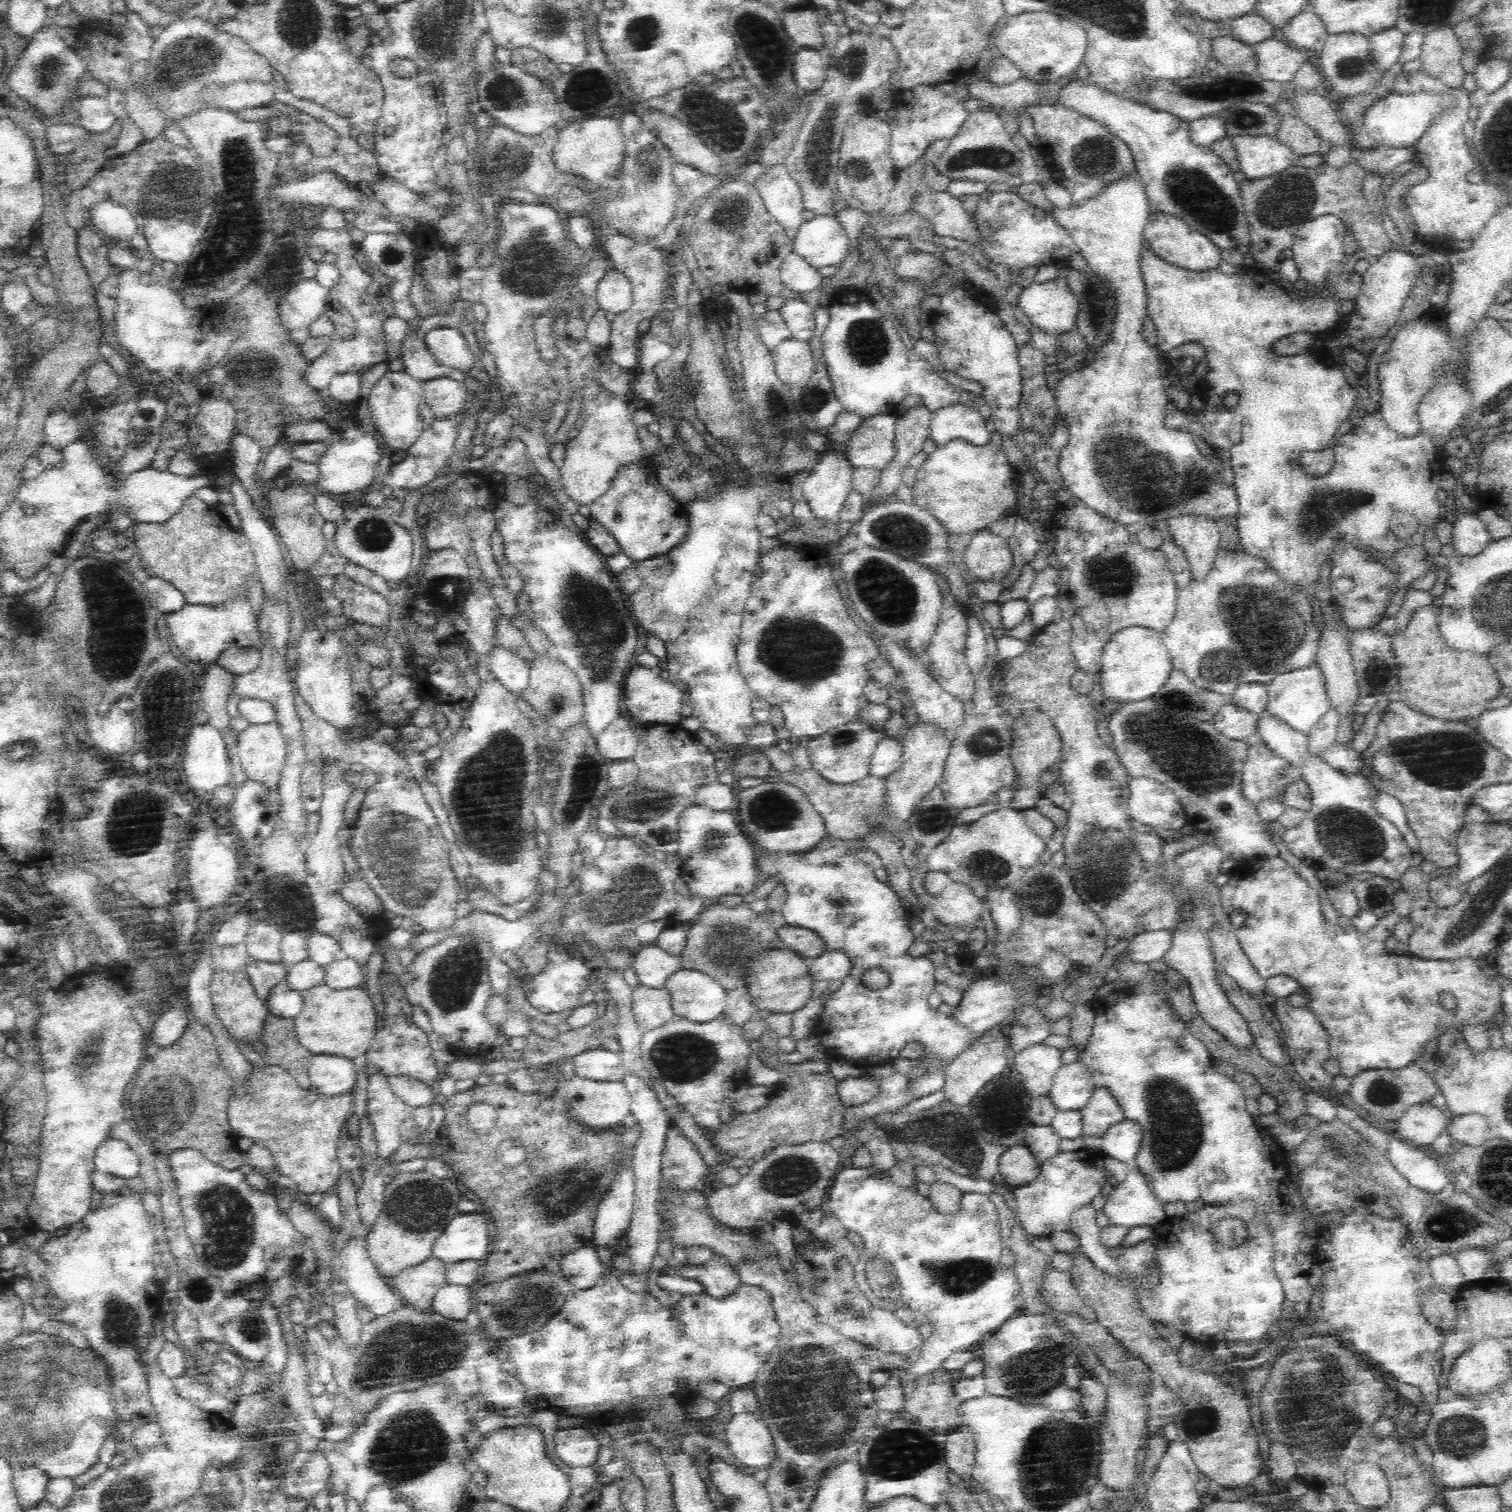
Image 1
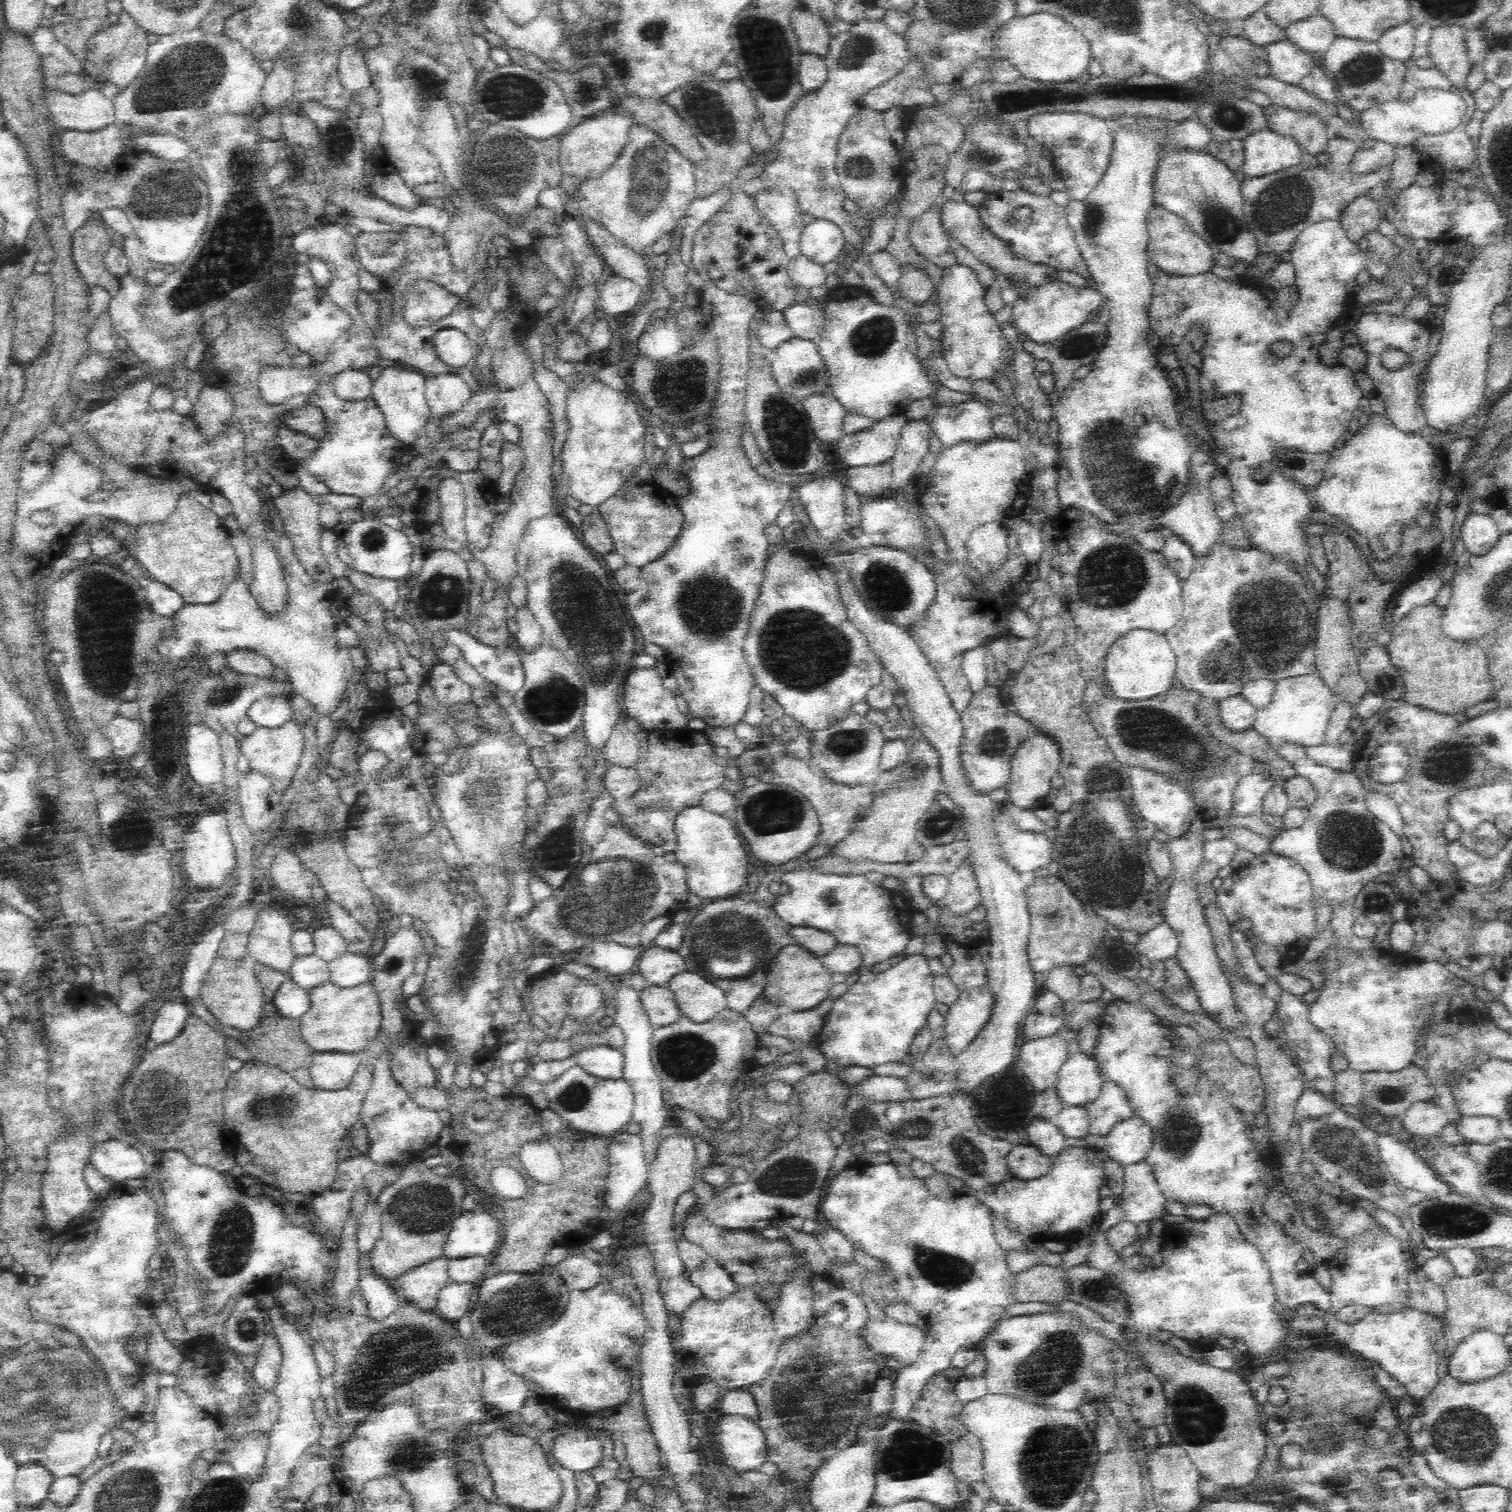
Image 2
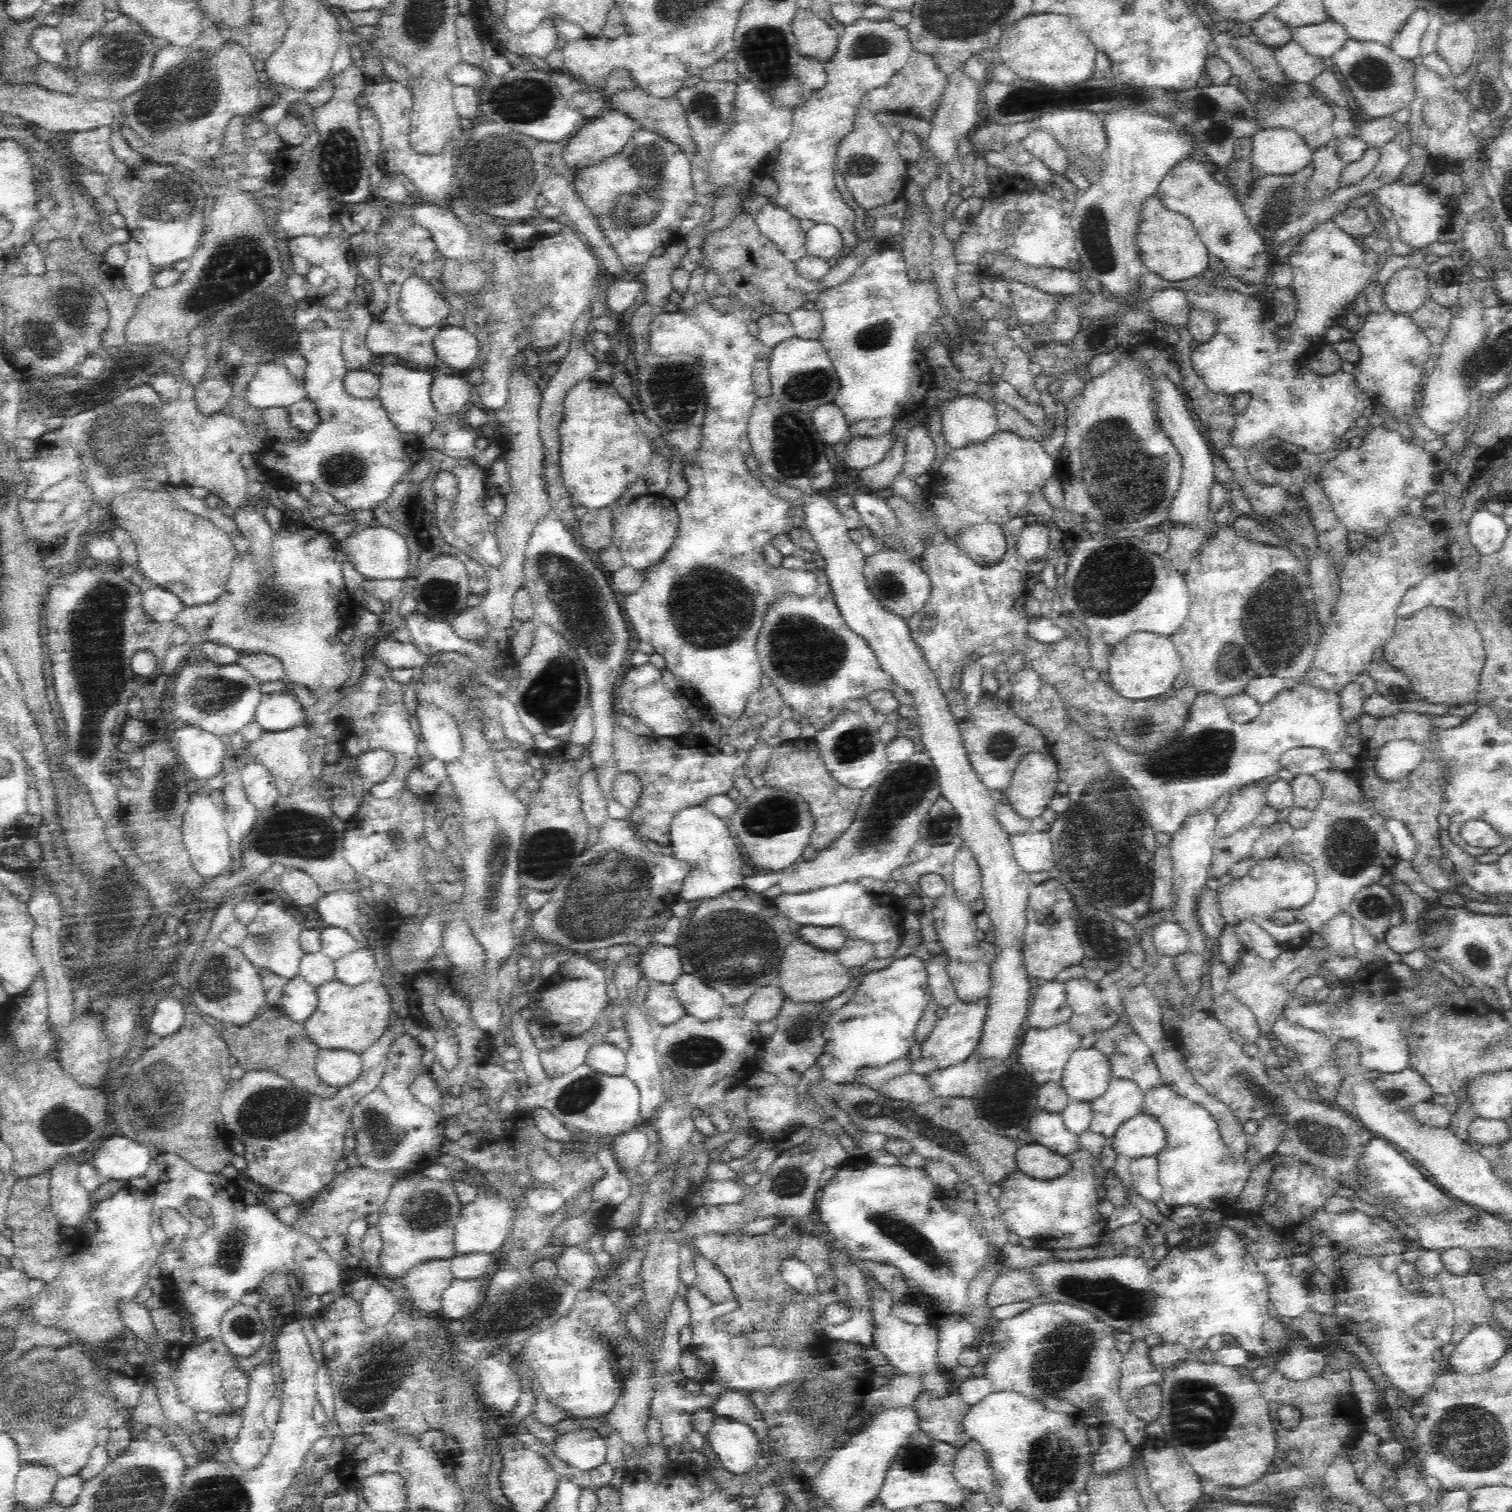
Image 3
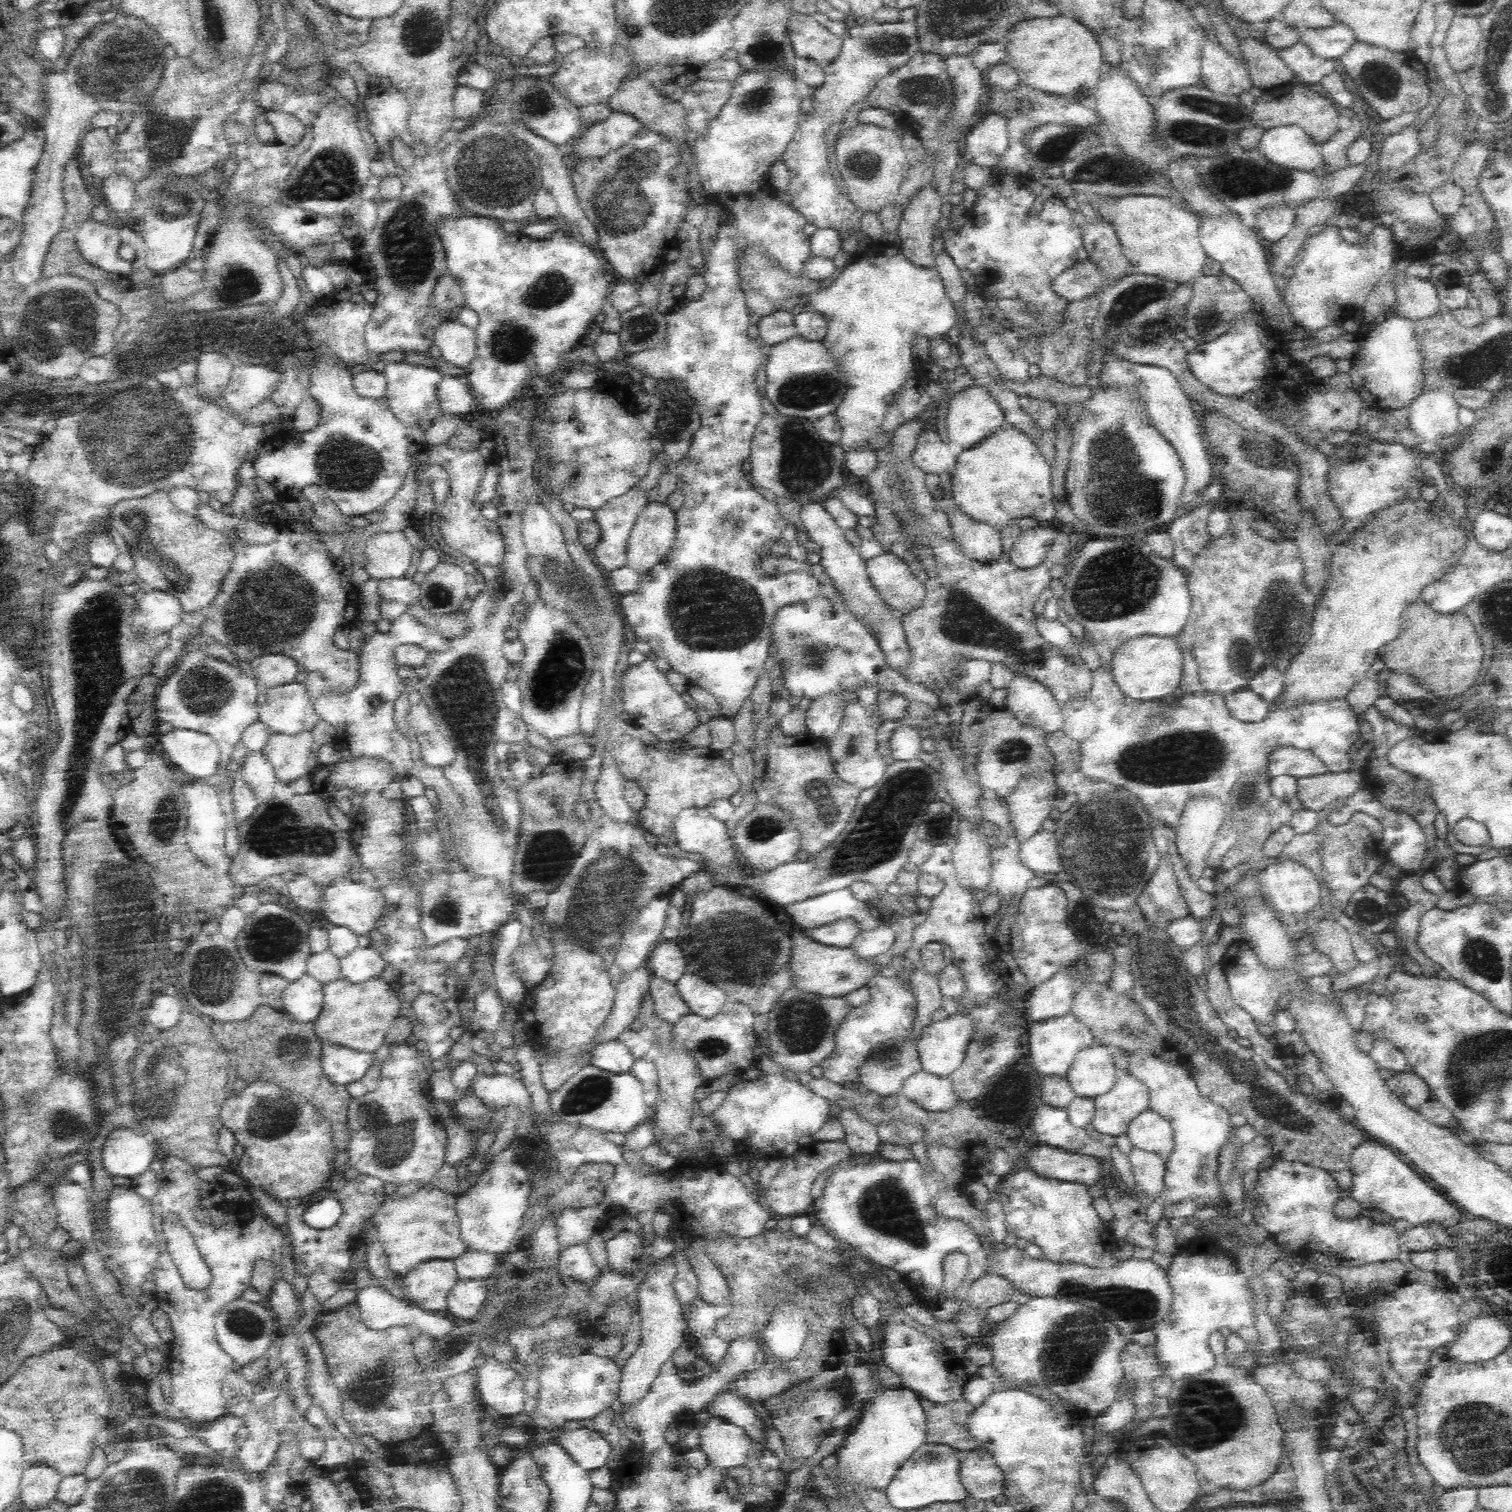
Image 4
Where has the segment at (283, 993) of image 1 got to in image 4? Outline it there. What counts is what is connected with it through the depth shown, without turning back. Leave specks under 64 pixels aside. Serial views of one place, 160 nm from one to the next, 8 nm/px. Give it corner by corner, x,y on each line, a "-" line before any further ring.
304,974
298,980
288,983
282,997
282,1010
298,1022
313,1023
322,1008
322,990
322,983

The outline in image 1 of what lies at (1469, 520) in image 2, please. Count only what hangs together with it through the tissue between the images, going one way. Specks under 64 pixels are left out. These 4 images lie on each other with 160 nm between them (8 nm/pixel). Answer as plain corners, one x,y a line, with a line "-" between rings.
1474,509
1459,517
1453,517
1453,546
1457,554
1476,556
1491,541
1486,525

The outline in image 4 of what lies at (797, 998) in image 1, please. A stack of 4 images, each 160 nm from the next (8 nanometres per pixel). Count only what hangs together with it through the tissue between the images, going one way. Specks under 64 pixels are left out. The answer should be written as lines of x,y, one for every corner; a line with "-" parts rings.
798,925
793,926
791,932
791,952
790,952
790,975
794,987
800,991
820,995
824,997
844,997
852,990
858,990
860,986
868,984
868,980
874,976
879,976
874,969
874,960
863,960
856,955
852,947
828,947
819,943
807,935

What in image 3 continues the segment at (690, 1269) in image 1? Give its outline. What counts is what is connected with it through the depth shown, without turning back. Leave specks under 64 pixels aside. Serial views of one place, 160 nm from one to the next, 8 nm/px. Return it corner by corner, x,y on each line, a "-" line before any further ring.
696,1253
693,1263
696,1271
694,1286
706,1299
713,1304
723,1304
724,1301
735,1299
729,1280
710,1260

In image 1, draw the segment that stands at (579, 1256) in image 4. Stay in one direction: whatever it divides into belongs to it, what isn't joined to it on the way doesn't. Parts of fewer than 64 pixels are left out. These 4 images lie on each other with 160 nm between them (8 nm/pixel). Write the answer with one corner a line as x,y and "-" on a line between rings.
592,1244
582,1246
562,1257
560,1272
570,1286
579,1290
593,1288
607,1270

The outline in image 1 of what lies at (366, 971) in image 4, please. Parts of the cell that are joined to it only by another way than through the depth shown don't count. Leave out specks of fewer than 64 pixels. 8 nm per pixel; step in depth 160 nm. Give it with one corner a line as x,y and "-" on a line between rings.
340,955
325,968
324,984
334,990
363,987
365,968

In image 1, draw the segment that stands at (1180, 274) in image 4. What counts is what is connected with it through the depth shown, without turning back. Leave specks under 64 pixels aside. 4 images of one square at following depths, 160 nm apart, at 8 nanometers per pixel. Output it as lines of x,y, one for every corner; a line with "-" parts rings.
1152,212
1149,215
1143,237
1145,245
1152,252
1162,260
1166,260
1166,262
1179,268
1186,268
1190,271
1206,271
1218,269
1221,263
1219,246
1216,246
1210,237
1193,230
1186,222
1180,220
1180,217

